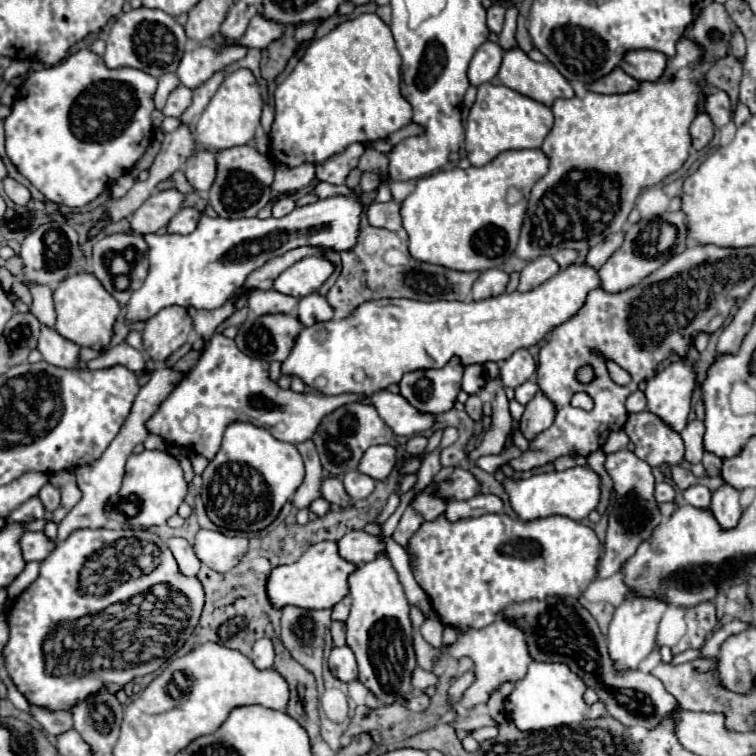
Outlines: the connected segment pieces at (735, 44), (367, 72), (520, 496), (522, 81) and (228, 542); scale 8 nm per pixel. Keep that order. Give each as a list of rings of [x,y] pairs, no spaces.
[[[735,30],[733,34],[733,42],[731,42],[731,54],[741,62],[745,58],[745,38],[741,36],[739,30]]]
[[[361,14],[355,20],[337,26],[323,38],[315,38],[317,28],[319,22],[297,26],[293,32],[297,44],[309,44],[295,70],[275,90],[275,120],[269,132],[269,158],[287,168],[297,168],[305,162],[321,164],[355,142],[387,138],[413,118],[411,104],[399,92],[401,54],[395,48],[389,26],[377,14]]]
[[[575,466],[565,472],[545,472],[545,474],[535,474],[527,480],[509,480],[503,476],[501,469],[494,473],[494,477],[505,488],[511,508],[517,512],[517,516],[523,522],[531,522],[537,518],[547,518],[547,516],[567,516],[571,520],[583,520],[591,510],[595,510],[599,502],[599,476],[591,472],[589,468]]]
[[[509,50],[503,56],[499,74],[493,84],[507,86],[545,106],[553,106],[557,98],[573,98],[571,84],[549,62],[533,62],[523,50]]]
[[[199,530],[193,546],[195,556],[215,572],[229,572],[247,554],[247,538]]]

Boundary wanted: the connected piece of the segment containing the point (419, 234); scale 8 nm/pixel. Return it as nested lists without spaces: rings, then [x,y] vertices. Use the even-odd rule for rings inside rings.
[[[507,150],[481,168],[453,168],[421,178],[415,190],[401,202],[411,256],[419,262],[459,272],[499,268],[515,252],[529,192],[547,174],[547,166],[547,156],[541,150]],[[513,188],[521,194],[521,200],[515,204],[507,200],[507,192]]]

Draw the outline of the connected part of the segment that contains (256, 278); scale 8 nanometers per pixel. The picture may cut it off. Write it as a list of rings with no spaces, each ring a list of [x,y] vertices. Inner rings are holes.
[[[303,246],[299,250],[291,250],[287,254],[283,254],[283,258],[273,258],[271,262],[267,262],[267,266],[261,266],[259,270],[255,270],[255,274],[251,274],[243,288],[241,294],[235,298],[235,310],[241,310],[243,306],[247,306],[249,294],[253,290],[271,290],[273,280],[289,266],[293,266],[295,262],[299,262],[301,258],[309,258],[309,256],[319,256],[323,254],[323,250],[311,250],[311,246]]]

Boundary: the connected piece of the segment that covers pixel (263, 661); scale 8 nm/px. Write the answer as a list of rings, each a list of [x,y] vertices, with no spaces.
[[[261,638],[261,640],[257,640],[249,658],[251,658],[253,664],[255,664],[257,668],[261,668],[261,670],[271,668],[271,666],[273,666],[273,658],[275,658],[271,640],[269,640],[269,638]]]

